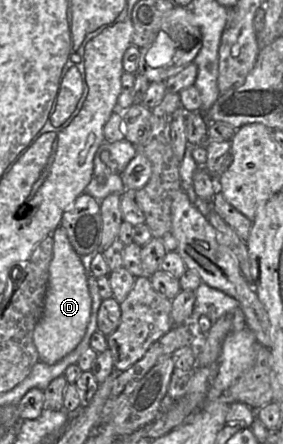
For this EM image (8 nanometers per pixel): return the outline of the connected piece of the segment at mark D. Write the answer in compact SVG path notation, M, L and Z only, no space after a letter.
M58 226L52 236L53 256L44 309L33 331L39 361L48 365L57 363L76 348L86 333L91 315L91 295L81 256L71 246L64 228Z

